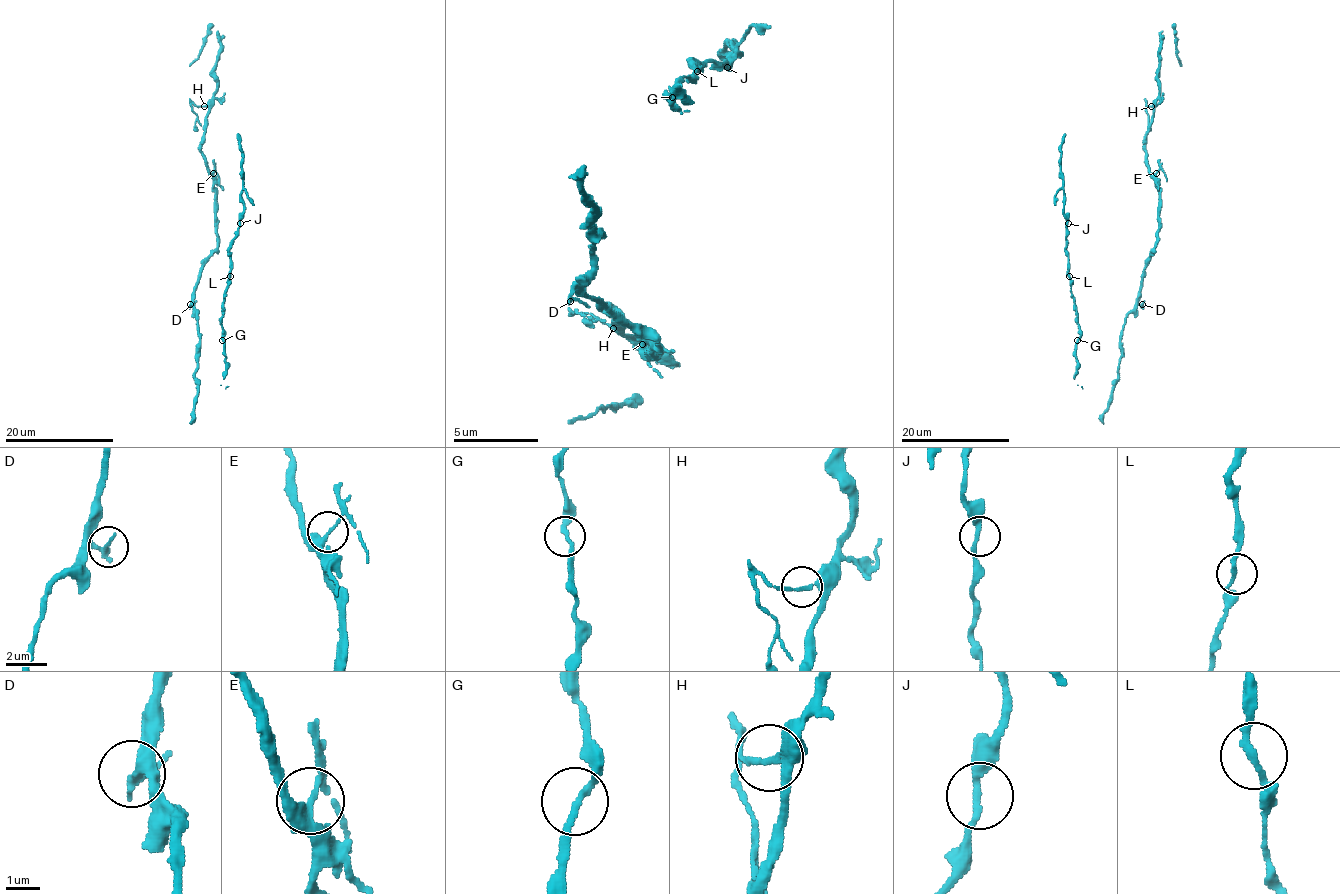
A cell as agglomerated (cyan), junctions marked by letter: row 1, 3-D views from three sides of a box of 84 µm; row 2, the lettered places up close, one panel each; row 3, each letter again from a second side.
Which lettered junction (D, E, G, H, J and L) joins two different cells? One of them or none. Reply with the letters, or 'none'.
H

